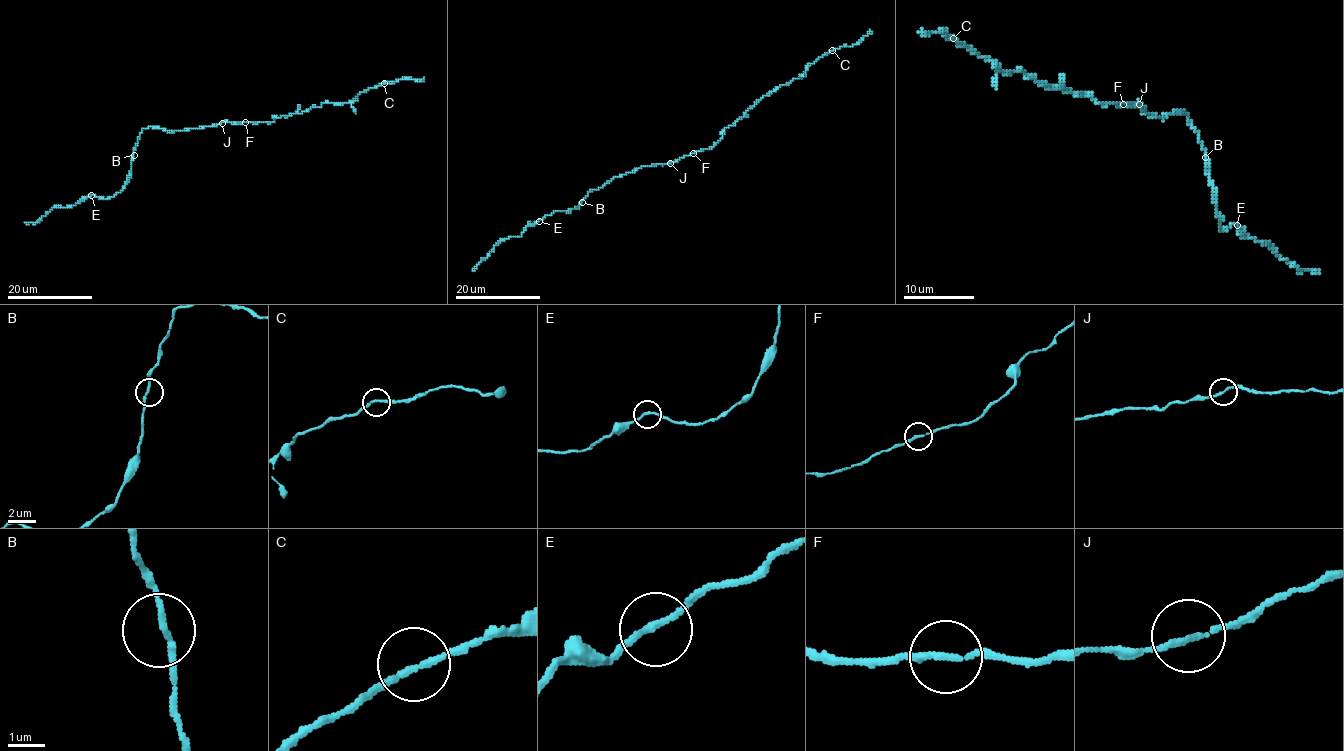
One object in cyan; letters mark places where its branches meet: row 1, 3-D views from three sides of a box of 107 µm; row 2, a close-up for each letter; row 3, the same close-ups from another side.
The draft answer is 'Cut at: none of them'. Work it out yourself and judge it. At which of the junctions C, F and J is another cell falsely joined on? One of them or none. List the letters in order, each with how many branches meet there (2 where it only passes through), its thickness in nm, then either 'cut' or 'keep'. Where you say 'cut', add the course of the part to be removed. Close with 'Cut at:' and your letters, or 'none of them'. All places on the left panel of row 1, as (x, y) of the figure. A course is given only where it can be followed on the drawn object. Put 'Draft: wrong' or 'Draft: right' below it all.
C: branches 2; calibre 160 nm; keep
F: branches 2; calibre 160 nm; keep
J: branches 2; calibre 160 nm; cut; course (221, 122), (178, 131), (142, 129), (128, 181), (119, 192), (105, 198), (90, 195), (25, 223)
Cut at: J
Draft: wrong

